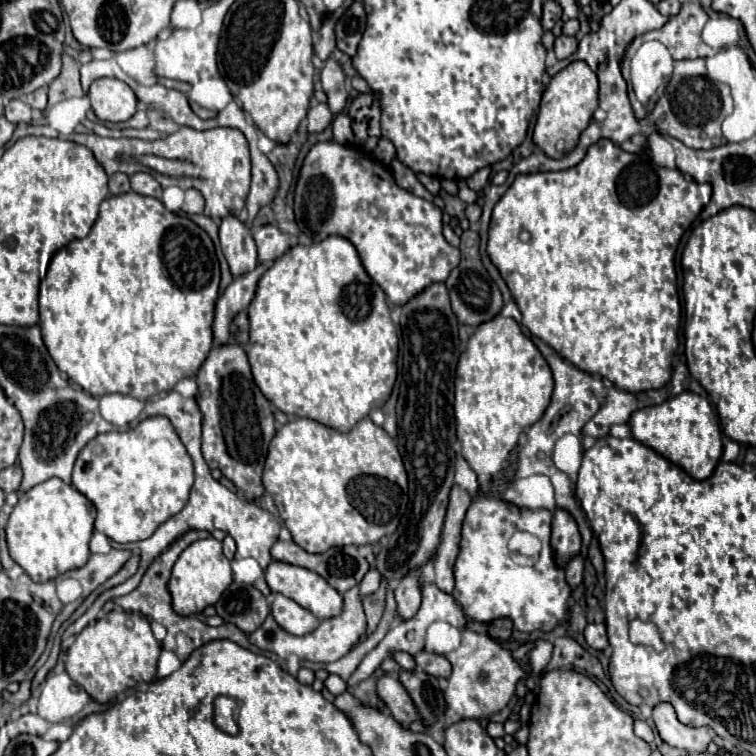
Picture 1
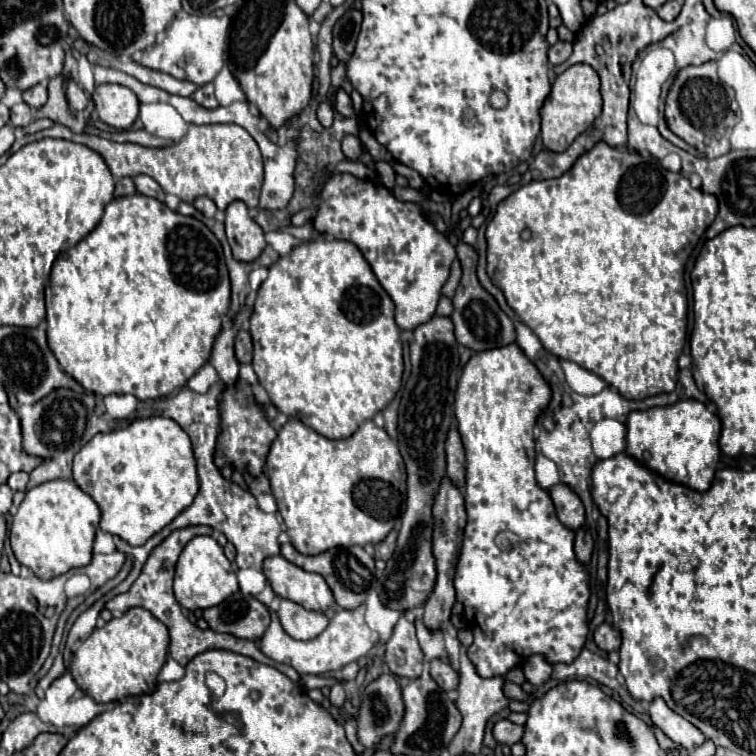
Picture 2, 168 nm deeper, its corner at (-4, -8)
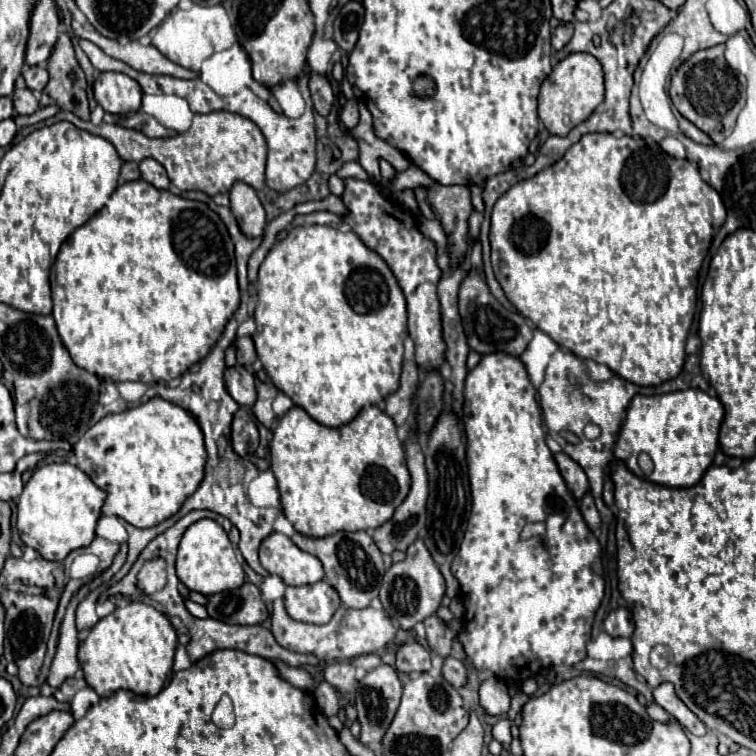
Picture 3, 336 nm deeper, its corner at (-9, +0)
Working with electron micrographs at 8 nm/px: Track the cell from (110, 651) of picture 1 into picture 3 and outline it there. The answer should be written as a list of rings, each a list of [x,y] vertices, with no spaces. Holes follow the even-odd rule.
[[[131,601],[99,619],[89,631],[89,637],[79,645],[79,665],[85,673],[85,681],[99,697],[111,697],[119,689],[129,689],[139,695],[155,695],[173,677],[175,649],[177,633],[171,621],[153,605]]]

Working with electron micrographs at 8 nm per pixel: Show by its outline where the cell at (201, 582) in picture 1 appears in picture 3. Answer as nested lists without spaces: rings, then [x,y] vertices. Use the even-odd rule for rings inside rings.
[[[203,519],[191,525],[179,545],[177,555],[177,577],[191,589],[199,591],[203,595],[215,595],[223,593],[227,589],[235,589],[245,583],[245,573],[241,563],[237,561],[235,549],[223,531],[221,525],[217,525],[213,519]]]

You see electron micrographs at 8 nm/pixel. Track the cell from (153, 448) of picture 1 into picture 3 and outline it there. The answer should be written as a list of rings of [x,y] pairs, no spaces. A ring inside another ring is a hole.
[[[153,397],[143,405],[105,417],[75,443],[73,453],[77,457],[77,467],[85,471],[99,489],[107,491],[103,515],[121,517],[123,521],[127,521],[137,529],[155,527],[157,523],[175,515],[183,505],[183,501],[197,491],[203,479],[203,467],[207,459],[203,433],[195,417],[191,417],[185,409],[177,405],[163,401],[161,397]]]

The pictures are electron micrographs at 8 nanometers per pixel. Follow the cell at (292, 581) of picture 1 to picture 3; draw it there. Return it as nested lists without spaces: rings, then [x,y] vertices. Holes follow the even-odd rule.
[[[271,533],[259,549],[261,565],[283,579],[285,585],[311,585],[325,577],[323,565],[315,555],[301,551],[287,535]]]

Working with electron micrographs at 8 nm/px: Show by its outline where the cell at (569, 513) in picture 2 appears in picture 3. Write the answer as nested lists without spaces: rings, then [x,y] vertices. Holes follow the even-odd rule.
[[[557,453],[555,455],[555,461],[559,465],[559,471],[567,483],[567,489],[571,491],[571,495],[579,501],[585,493],[589,493],[589,483],[587,483],[587,475],[585,471],[575,463],[571,461],[571,457],[567,457],[565,453]]]

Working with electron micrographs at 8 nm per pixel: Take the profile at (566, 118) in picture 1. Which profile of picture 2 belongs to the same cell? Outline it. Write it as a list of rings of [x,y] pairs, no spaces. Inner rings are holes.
[[[584,63],[568,67],[564,73],[556,77],[556,81],[552,83],[550,95],[546,97],[540,109],[544,145],[554,153],[564,151],[580,133],[584,133],[594,123],[600,111],[602,111],[602,97],[600,97],[598,73]]]

